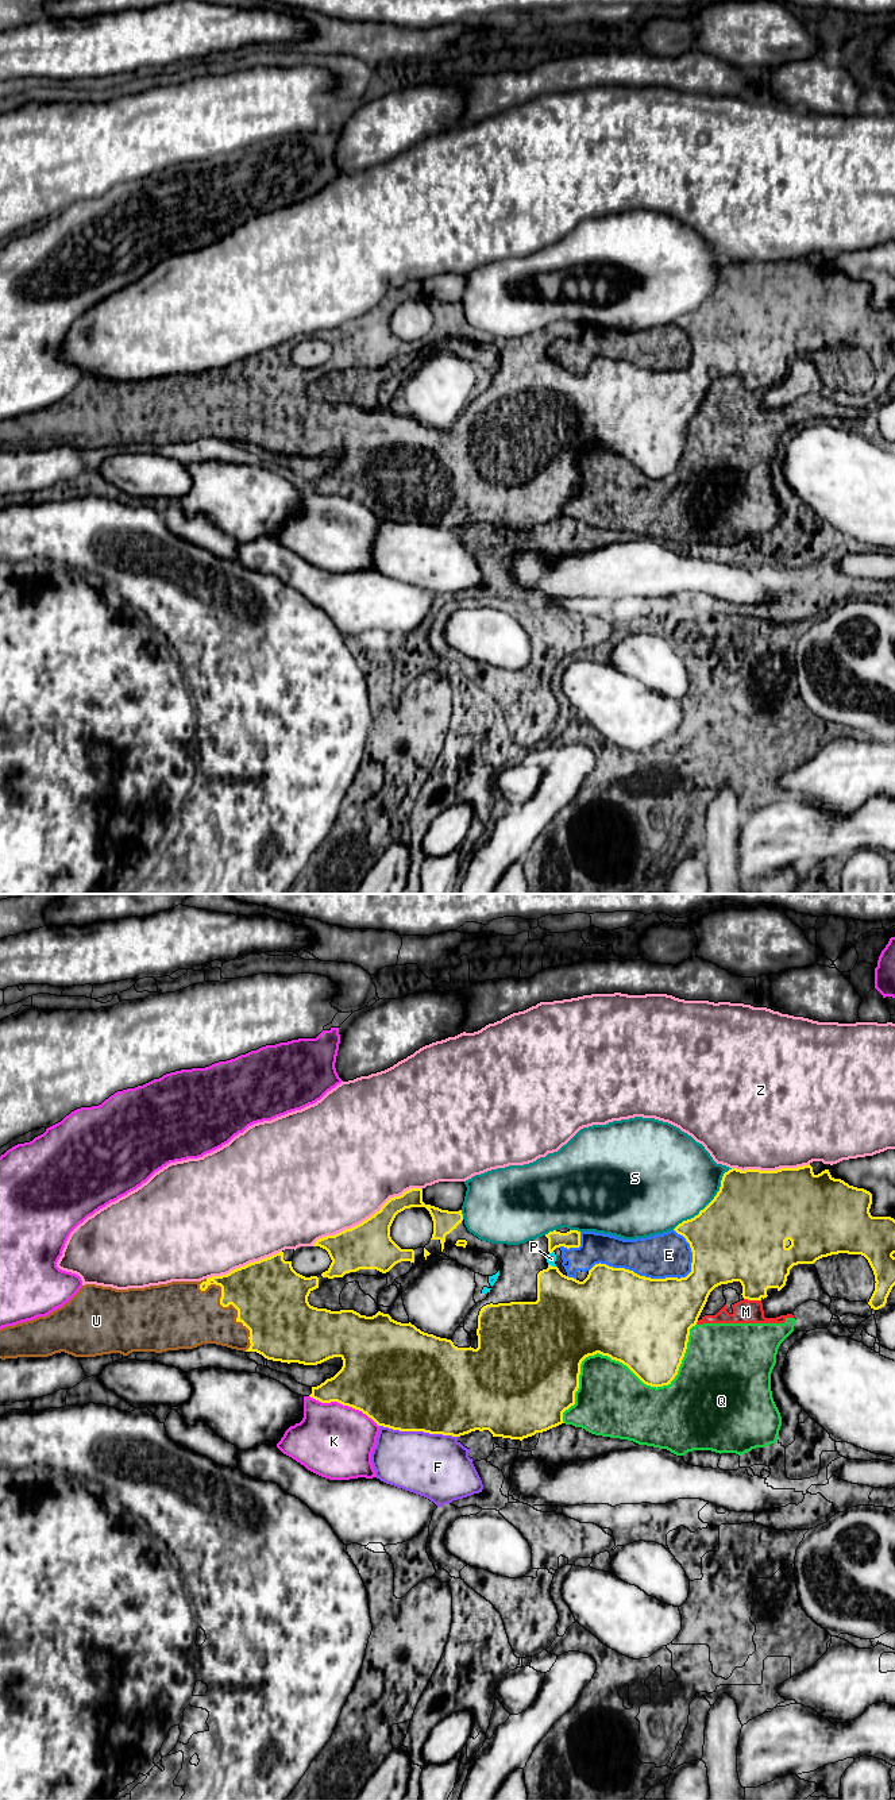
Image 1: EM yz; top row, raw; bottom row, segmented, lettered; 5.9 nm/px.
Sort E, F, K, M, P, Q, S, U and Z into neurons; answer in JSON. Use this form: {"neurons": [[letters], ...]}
{"neurons": [["E", "M", "P", "Q"], ["F"], ["K"], ["S"], ["U"], ["Z"]]}

